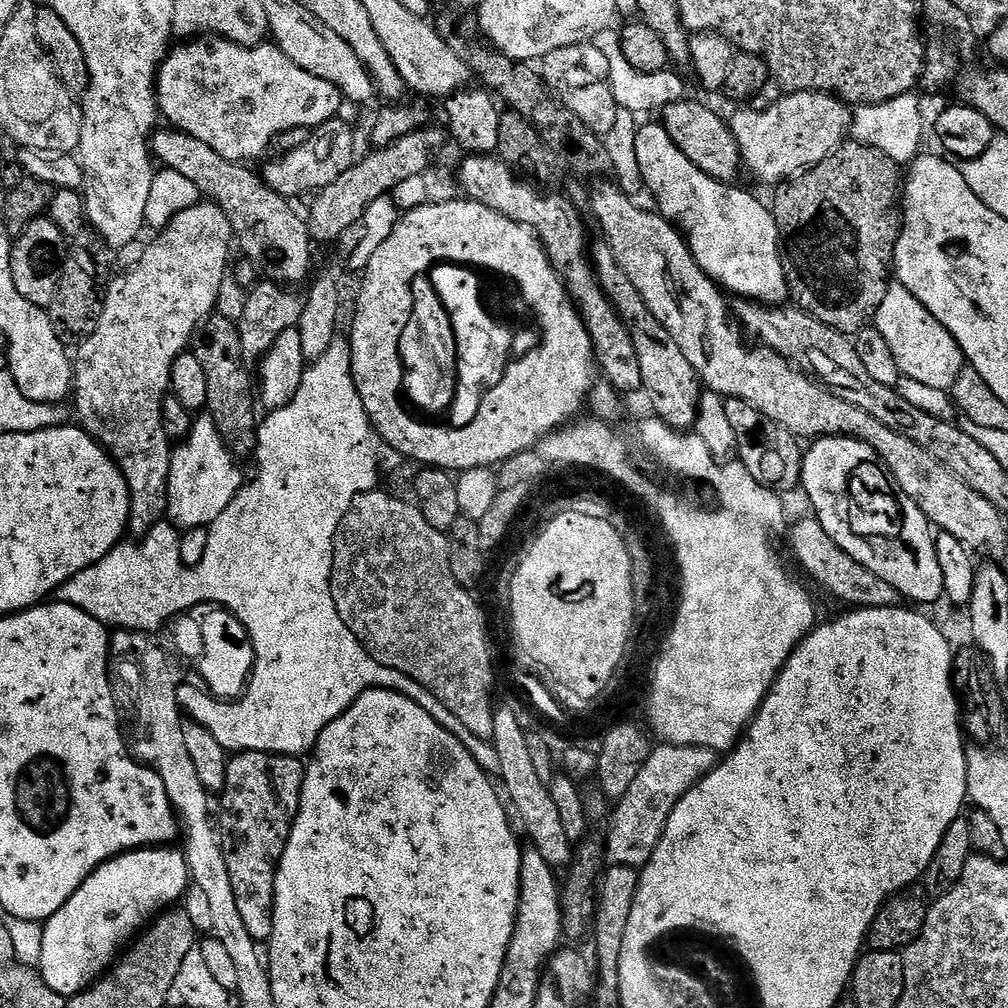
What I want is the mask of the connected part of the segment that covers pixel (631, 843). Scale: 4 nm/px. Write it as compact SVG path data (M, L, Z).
M661 743L653 747L646 762L638 770L638 778L630 782L630 790L615 803L616 813L606 833L606 855L612 864L640 870L647 864L662 834L666 822L678 802L700 779L716 769L717 753L702 746L678 746Z

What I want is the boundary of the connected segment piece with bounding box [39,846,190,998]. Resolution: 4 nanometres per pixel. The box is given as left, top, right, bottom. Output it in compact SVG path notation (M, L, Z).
M172 846L138 848L106 861L78 886L62 910L43 921L39 969L50 990L58 990L58 994L71 998L89 988L113 967L121 949L145 925L171 909L175 900L176 903L183 901L190 887L188 857L174 849Z

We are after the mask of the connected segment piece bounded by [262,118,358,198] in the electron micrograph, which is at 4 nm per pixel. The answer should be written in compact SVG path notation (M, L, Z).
M333 118L311 129L310 135L298 150L290 150L277 155L276 160L269 162L262 168L262 175L270 188L279 196L295 198L303 192L315 194L320 189L330 186L350 170L350 166L357 159L356 153L356 132L341 118Z

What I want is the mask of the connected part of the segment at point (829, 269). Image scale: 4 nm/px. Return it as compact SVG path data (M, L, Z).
M845 142L836 151L830 153L822 162L818 162L812 168L806 168L803 172L783 181L775 189L776 197L770 200L770 211L776 220L778 234L780 235L780 257L786 274L788 291L791 299L805 312L809 312L818 322L830 326L834 330L845 334L855 334L865 327L875 317L878 306L882 306L882 298L886 298L886 290L894 276L894 265L896 263L896 243L900 237L900 225L902 223L902 212L898 205L902 200L902 168L882 150L874 146Z

